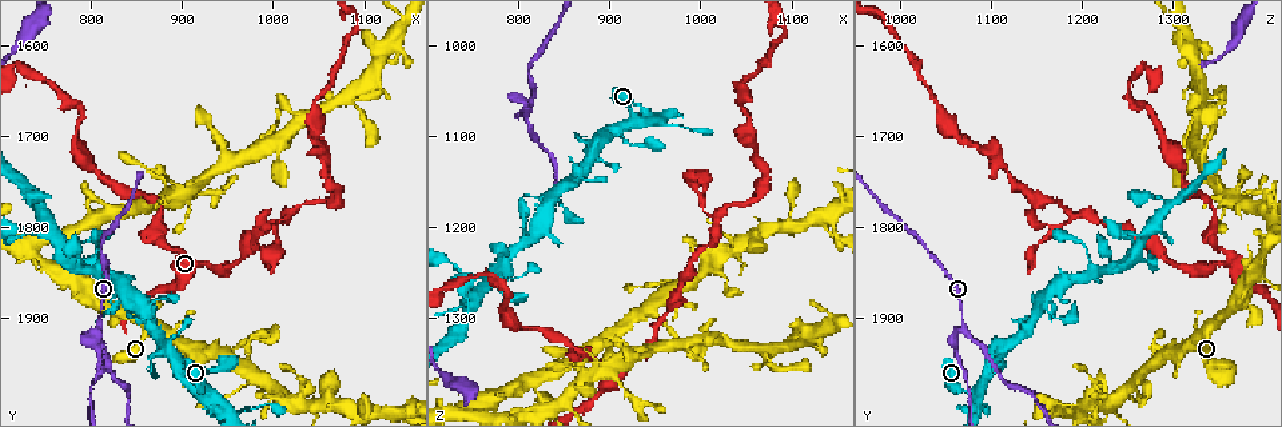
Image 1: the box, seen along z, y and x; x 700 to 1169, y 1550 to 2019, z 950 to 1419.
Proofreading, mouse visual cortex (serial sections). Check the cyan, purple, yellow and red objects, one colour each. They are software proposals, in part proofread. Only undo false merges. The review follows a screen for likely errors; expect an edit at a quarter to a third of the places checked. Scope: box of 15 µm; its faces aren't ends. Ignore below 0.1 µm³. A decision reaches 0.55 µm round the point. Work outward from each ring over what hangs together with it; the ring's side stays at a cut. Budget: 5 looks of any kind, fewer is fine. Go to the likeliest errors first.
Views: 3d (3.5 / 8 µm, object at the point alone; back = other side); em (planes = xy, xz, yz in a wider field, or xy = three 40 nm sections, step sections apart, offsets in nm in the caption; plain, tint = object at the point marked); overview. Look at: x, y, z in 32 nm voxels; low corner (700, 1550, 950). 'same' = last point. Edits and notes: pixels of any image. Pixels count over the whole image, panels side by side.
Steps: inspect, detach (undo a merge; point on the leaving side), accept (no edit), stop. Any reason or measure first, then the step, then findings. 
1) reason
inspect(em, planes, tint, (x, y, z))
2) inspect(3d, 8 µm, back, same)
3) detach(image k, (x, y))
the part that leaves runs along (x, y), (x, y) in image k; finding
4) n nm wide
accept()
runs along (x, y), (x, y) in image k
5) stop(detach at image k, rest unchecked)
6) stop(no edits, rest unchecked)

calibre changes
inspect(3d, 3.5 µm, (805, 1910, 1070))

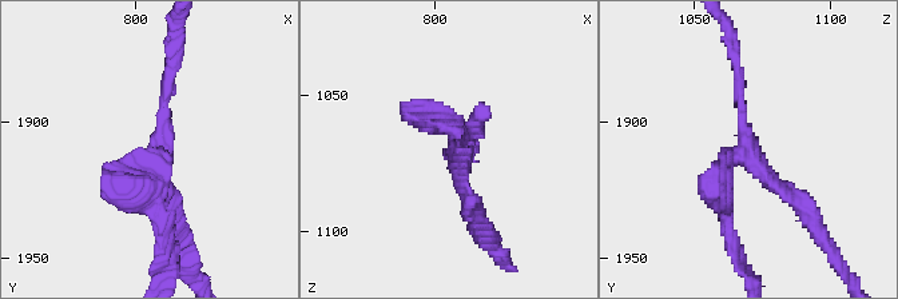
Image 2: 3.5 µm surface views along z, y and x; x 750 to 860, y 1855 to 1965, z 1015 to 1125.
now the EM
inspect(em, xy, step 3, tint, (809, 1911, 1069))

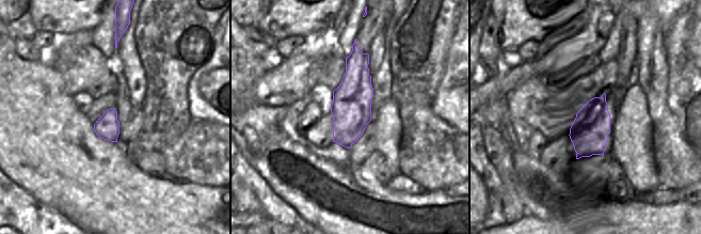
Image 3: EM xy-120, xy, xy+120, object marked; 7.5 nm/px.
arms of 150, 200, 300 nm
detach(image 2, (139, 180))
the part that leaves runs along (155, 159), (139, 200), (159, 220), (163, 270) in image 2; two cells meet here

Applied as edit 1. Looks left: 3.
abrupt turn
inspect(3d, 8 µm, (875, 1780, 1345))

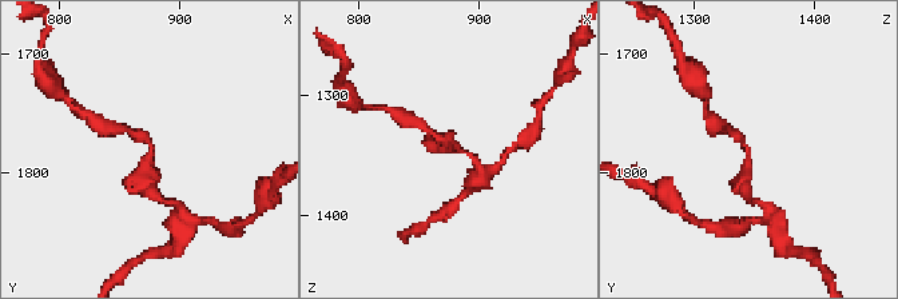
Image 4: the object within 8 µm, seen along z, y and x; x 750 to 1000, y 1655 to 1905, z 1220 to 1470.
inspect(3d, 3.5 µm, (874, 1778, 1342))

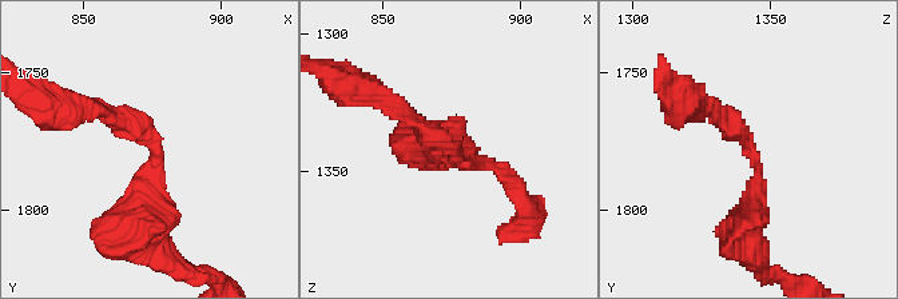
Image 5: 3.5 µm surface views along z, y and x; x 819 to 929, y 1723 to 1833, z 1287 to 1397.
arms of 200, 400 nm; shape alone is not enough
inspect(em, xy, step 2, tint, (876, 1777, 1343))

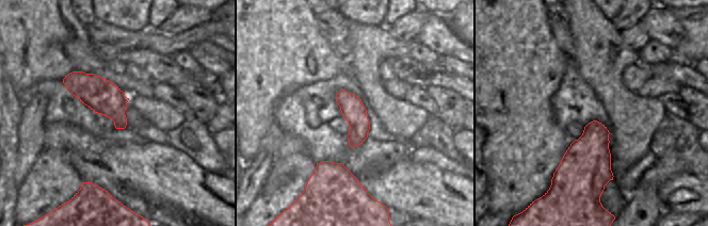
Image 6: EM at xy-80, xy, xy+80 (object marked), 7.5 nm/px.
accept()
all the same cell

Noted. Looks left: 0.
stop(detach at image 2, rest unchecked)

